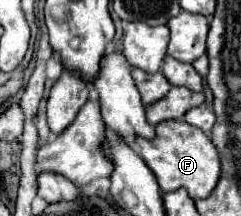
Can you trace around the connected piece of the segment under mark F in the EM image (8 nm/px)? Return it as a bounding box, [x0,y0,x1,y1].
[136,121,220,199]

